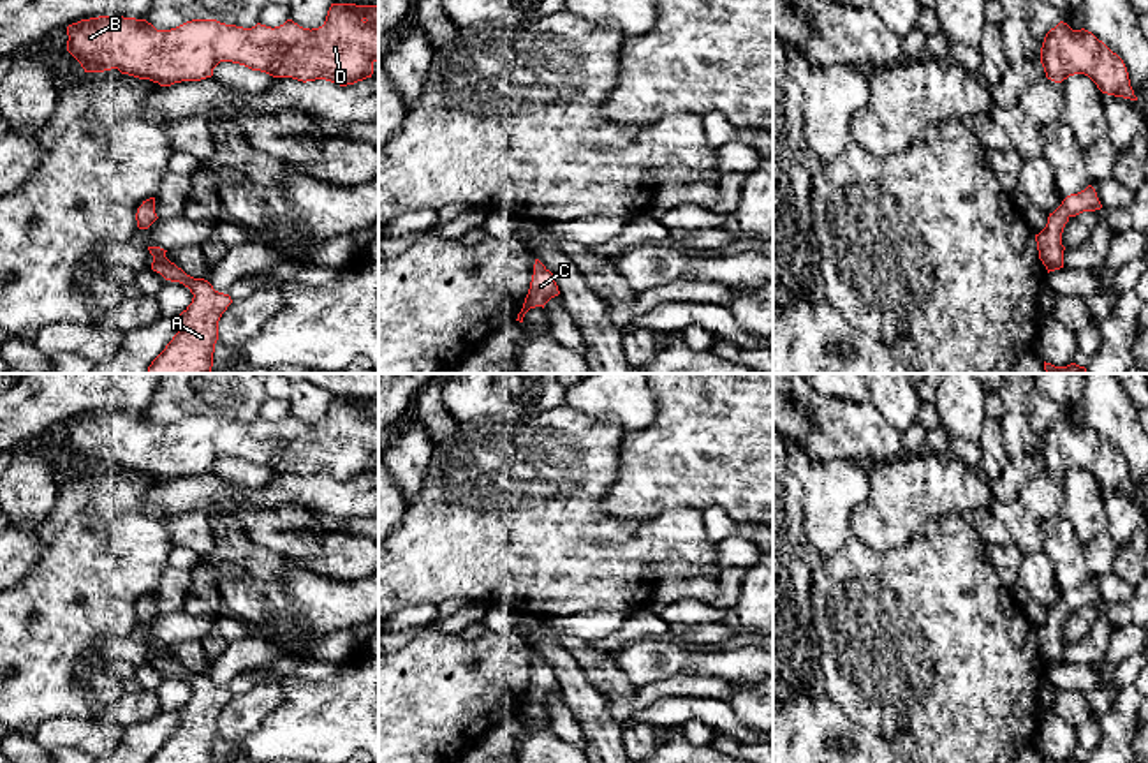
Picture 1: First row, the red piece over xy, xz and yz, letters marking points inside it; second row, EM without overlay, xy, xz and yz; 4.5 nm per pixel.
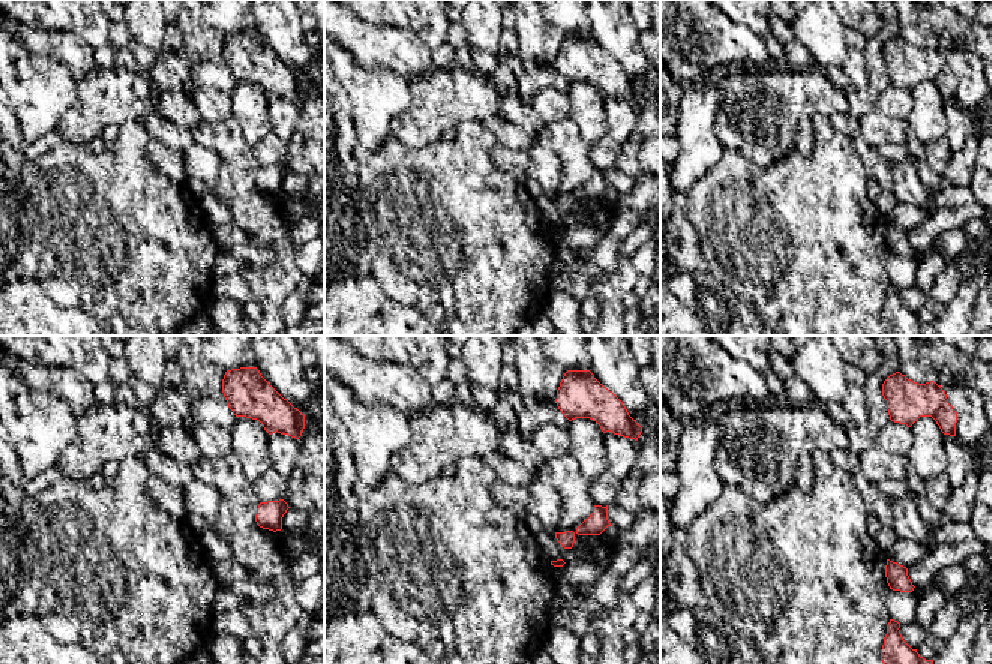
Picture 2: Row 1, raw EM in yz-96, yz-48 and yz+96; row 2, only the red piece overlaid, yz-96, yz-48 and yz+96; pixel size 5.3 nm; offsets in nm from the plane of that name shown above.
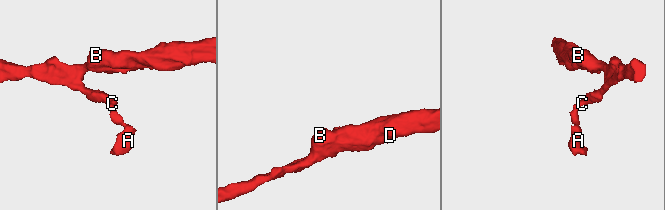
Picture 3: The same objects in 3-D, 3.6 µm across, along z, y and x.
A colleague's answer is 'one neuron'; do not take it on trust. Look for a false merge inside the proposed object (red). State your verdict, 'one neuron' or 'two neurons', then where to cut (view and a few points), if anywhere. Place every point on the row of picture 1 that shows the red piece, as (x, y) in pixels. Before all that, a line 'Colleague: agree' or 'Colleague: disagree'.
Colleague: agree
one neuron; no cut

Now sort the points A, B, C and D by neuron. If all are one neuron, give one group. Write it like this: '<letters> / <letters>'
A B C D

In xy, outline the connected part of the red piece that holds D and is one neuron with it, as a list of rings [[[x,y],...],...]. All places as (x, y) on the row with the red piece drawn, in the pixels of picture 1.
[[[331,4],[324,25],[312,30],[292,19],[275,28],[192,19],[157,30],[146,19],[99,16],[69,25],[67,35],[67,51],[85,72],[118,69],[160,86],[211,78],[220,62],[347,86],[372,78],[379,62],[379,5]]]

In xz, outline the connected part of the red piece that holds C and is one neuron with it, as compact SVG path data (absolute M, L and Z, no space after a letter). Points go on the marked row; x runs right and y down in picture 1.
M535 259L530 289L516 321L523 322L523 317L530 308L544 308L544 305L558 294L560 291L555 282L555 275L539 259Z

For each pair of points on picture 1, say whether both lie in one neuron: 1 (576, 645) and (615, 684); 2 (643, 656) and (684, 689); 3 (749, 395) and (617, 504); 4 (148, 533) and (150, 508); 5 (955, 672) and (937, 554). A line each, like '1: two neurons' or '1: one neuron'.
1: one neuron
2: two neurons
3: one neuron
4: two neurons
5: one neuron

